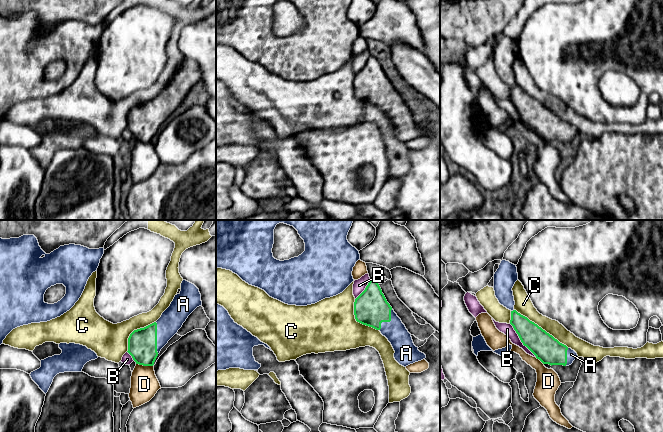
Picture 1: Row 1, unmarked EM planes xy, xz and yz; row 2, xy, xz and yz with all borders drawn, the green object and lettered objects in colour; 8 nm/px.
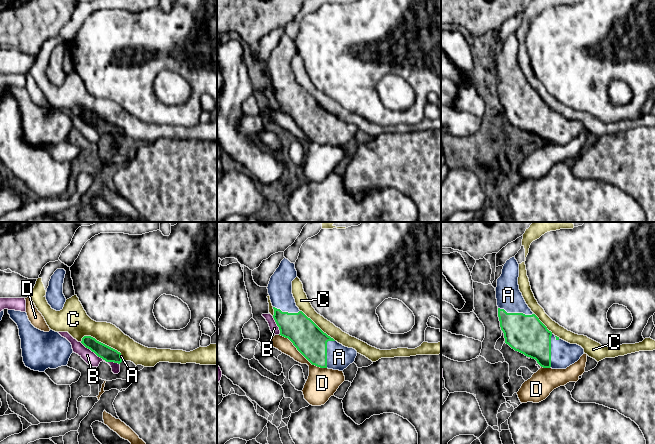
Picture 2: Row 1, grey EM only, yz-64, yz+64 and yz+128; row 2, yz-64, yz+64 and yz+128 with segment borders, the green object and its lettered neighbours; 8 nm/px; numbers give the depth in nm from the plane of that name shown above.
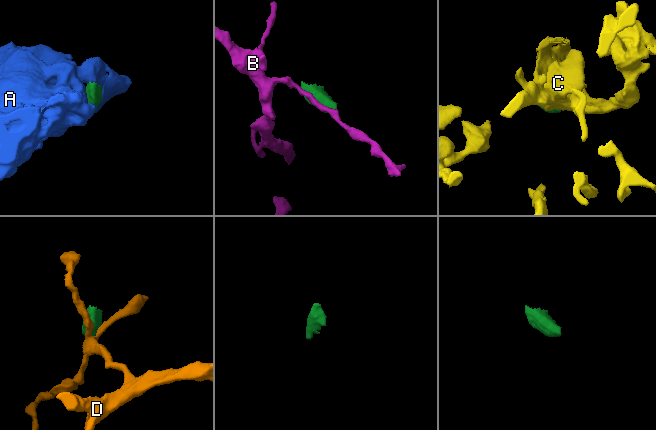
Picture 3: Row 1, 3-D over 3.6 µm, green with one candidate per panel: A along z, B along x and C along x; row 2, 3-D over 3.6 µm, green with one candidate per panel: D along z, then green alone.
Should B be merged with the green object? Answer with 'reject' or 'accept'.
reject

